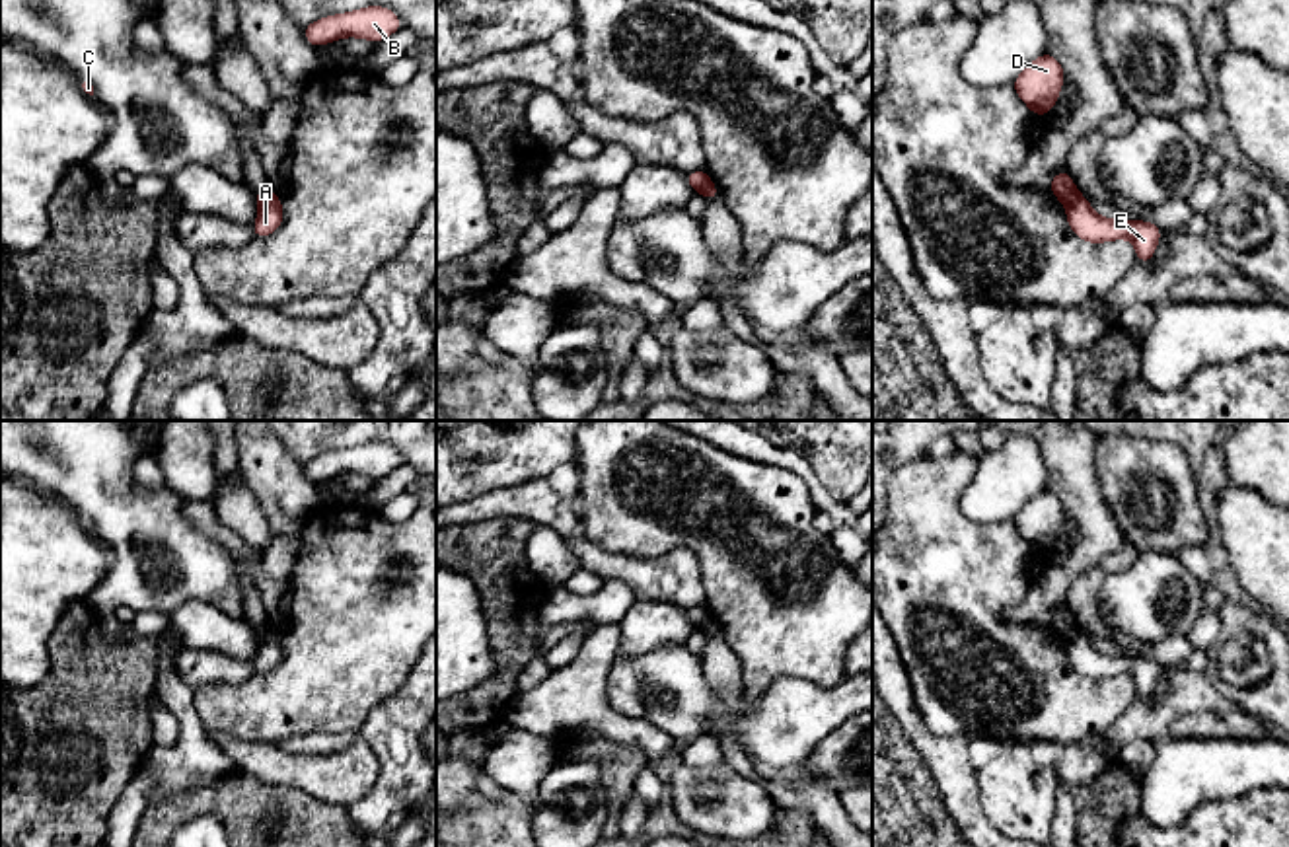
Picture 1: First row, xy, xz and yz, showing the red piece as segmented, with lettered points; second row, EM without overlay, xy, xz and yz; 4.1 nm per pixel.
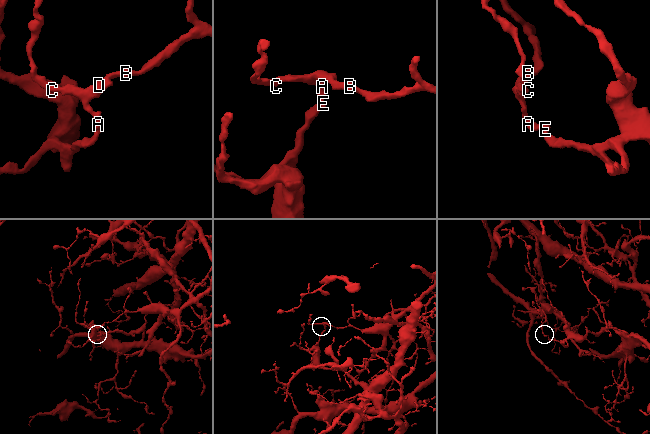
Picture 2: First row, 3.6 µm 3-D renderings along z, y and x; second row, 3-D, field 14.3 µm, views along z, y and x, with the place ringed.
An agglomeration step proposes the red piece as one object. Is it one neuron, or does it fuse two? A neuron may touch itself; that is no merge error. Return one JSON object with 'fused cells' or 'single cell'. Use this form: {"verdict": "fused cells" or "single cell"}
{"verdict": "fused cells"}

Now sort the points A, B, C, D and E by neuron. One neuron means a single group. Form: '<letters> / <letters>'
A E / B C D

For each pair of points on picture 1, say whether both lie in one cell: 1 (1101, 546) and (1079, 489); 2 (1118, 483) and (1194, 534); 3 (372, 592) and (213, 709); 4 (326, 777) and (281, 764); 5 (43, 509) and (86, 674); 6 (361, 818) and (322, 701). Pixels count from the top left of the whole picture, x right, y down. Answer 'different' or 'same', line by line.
1: same
2: same
3: same
4: same
5: different
6: different

